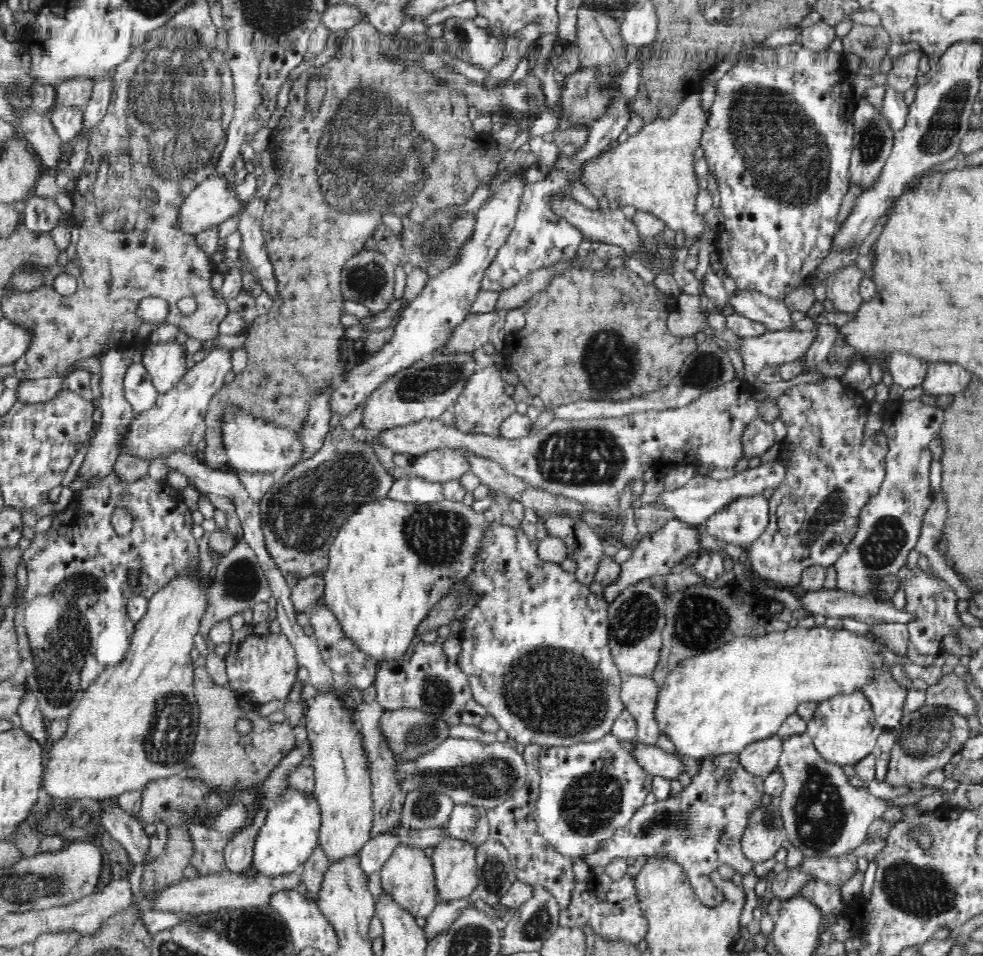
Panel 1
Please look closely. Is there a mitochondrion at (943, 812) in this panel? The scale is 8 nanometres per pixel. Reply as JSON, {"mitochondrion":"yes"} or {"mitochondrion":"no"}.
{"mitochondrion":"no"}

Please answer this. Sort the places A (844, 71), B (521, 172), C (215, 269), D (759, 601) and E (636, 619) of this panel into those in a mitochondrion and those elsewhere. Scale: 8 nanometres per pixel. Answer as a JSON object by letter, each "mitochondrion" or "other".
{"A":"other","B":"other","C":"other","D":"other","E":"mitochondrion"}

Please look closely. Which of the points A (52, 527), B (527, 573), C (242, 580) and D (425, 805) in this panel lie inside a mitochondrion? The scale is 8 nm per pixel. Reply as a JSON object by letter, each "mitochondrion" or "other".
{"A":"other","B":"other","C":"mitochondrion","D":"mitochondrion"}

